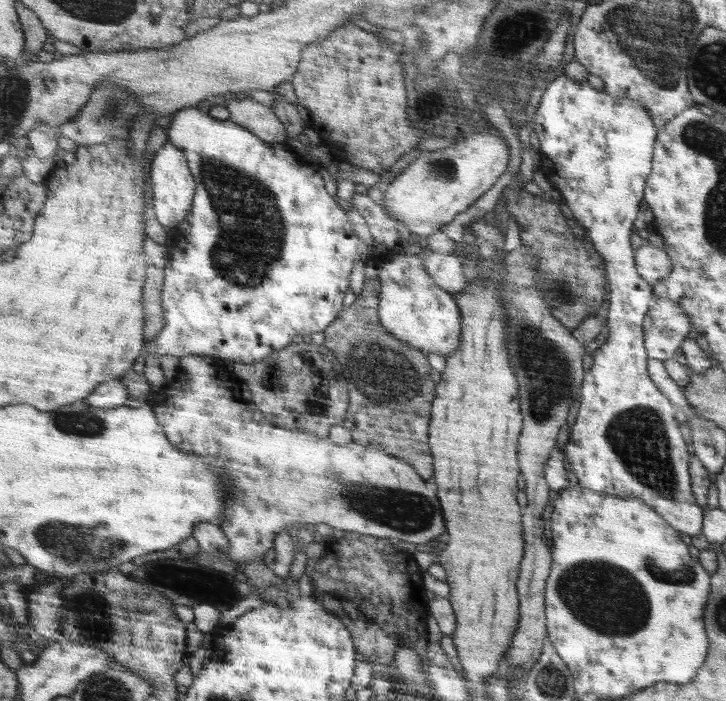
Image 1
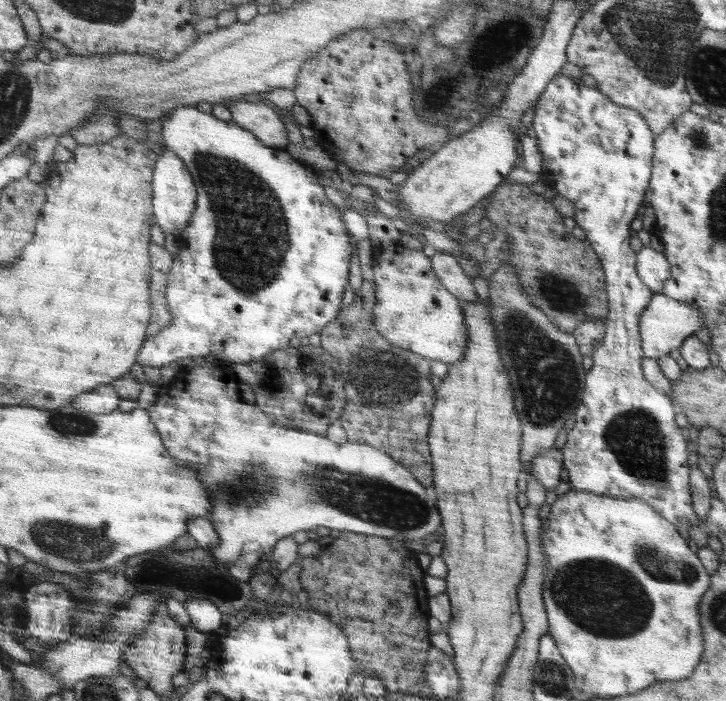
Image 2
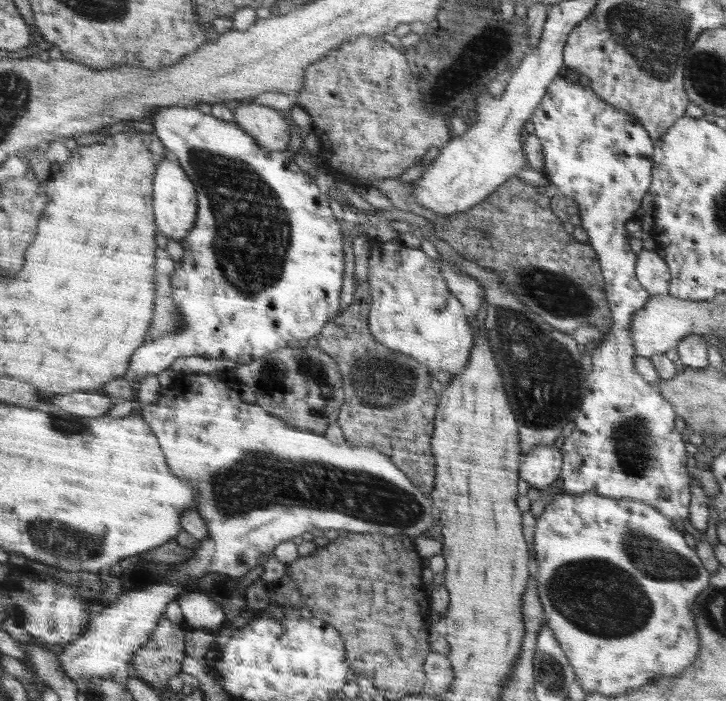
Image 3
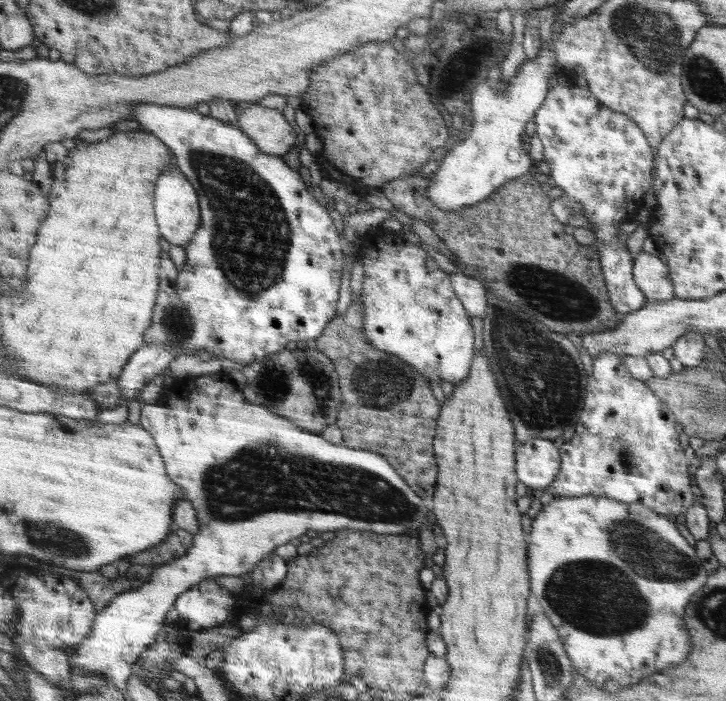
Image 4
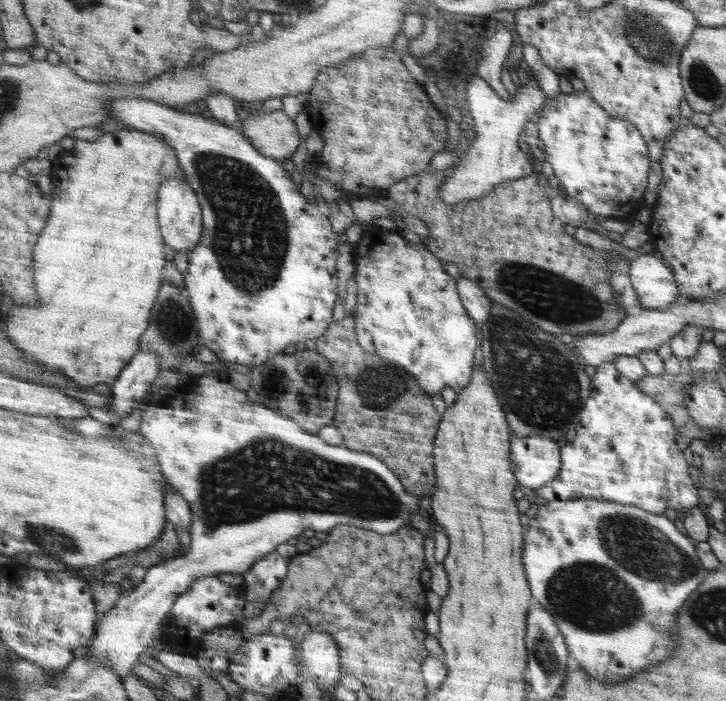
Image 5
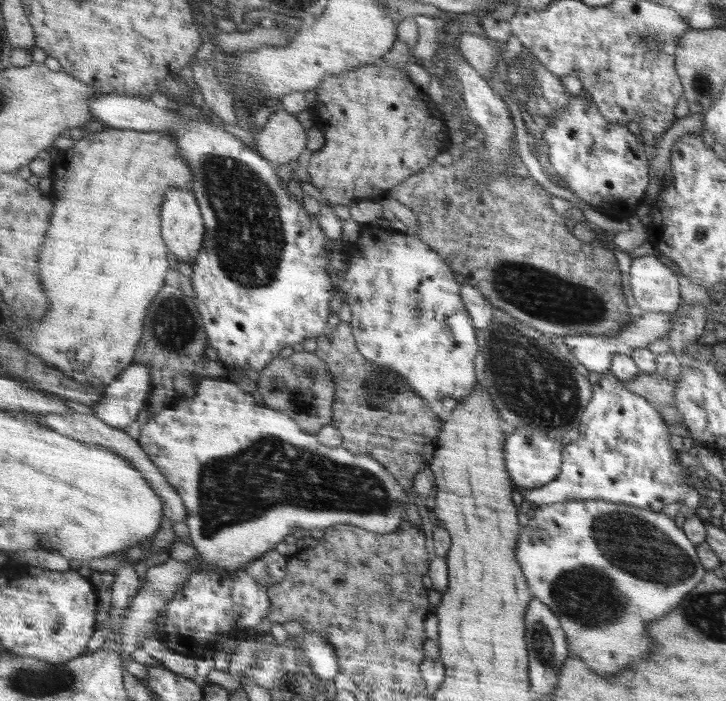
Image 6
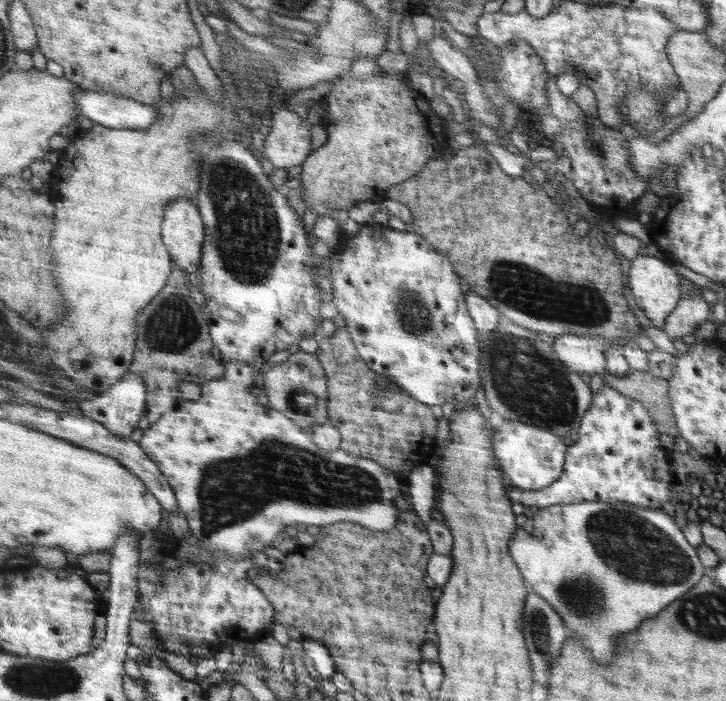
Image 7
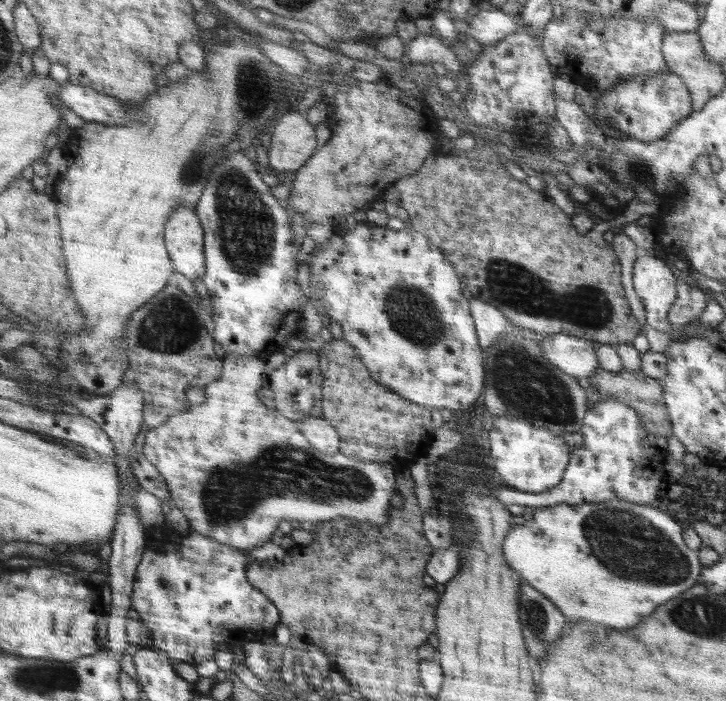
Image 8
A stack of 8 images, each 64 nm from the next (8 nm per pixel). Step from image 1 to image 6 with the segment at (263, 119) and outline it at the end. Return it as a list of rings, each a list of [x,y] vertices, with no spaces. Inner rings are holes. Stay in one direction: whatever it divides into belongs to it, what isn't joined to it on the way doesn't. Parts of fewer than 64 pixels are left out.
[[[278,110],[268,118],[264,128],[257,126],[258,133],[254,137],[251,133],[249,138],[252,144],[256,144],[264,158],[277,165],[298,160],[308,138],[296,118],[296,115]]]

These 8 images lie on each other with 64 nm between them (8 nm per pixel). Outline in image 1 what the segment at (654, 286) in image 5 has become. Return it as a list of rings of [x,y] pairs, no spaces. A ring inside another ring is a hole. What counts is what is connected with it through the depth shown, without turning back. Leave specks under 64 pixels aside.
[[[649,242],[635,250],[635,263],[639,274],[653,288],[656,283],[667,277],[674,268],[667,251],[654,247]]]

